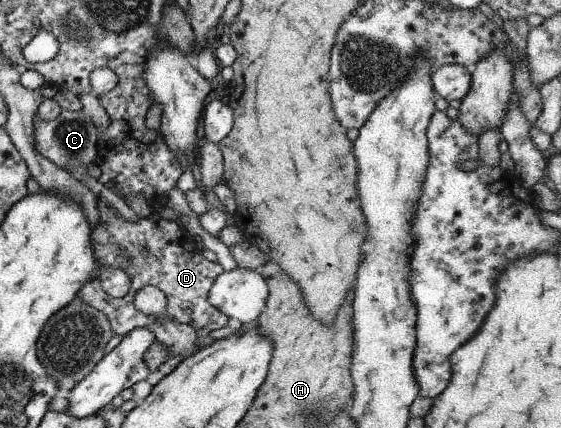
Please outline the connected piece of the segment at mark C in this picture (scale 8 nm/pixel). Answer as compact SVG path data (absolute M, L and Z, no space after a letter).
M82 110L61 111L54 119L44 121L35 116L32 121L32 139L34 139L34 149L36 153L51 161L52 165L64 169L66 173L80 171L88 167L90 163L96 162L97 154L97 133L90 117Z

